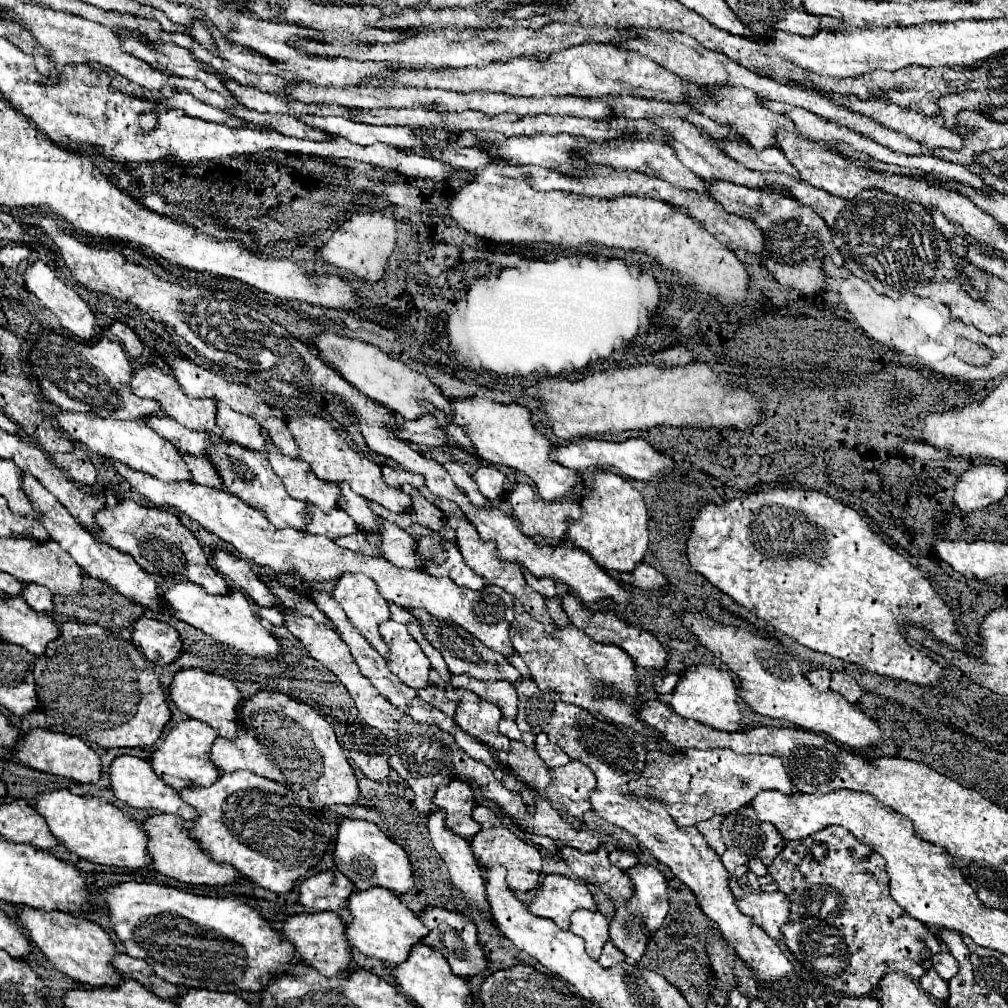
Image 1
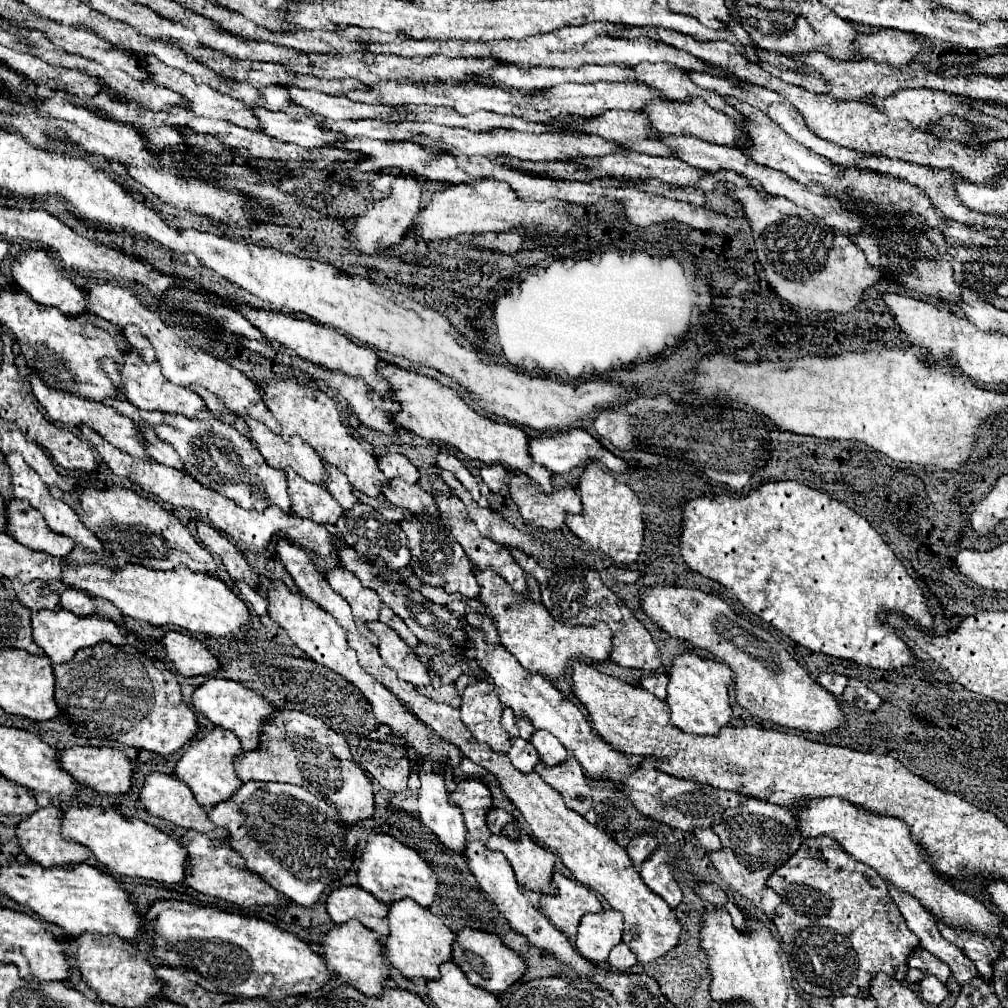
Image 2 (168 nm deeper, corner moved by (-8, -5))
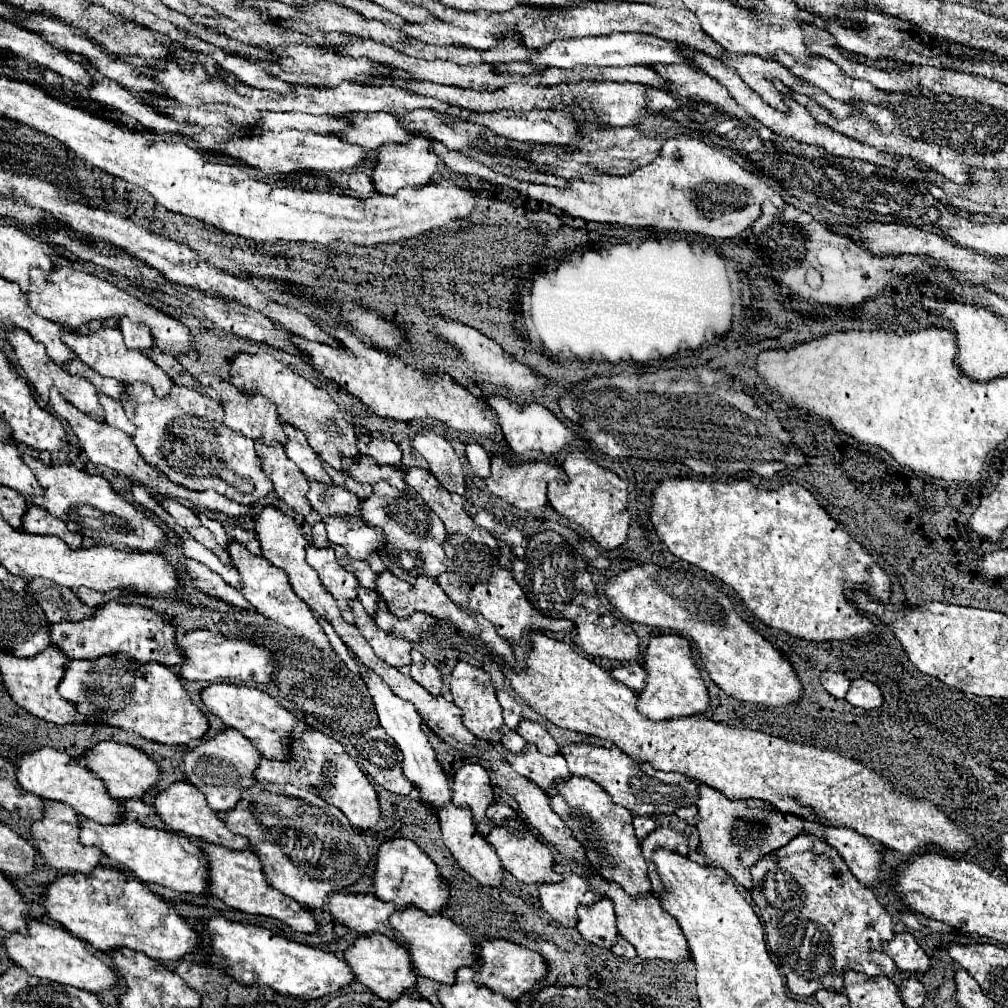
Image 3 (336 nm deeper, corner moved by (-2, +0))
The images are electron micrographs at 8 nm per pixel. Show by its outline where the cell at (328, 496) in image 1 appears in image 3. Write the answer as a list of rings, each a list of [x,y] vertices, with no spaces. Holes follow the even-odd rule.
[[[200,374],[198,380],[210,388],[214,388],[220,398],[222,398],[222,408],[224,408],[224,414],[226,414],[226,426],[236,430],[236,432],[242,432],[244,436],[256,440],[256,442],[264,442],[264,444],[269,445],[272,442],[278,442],[282,445],[288,442],[288,436],[284,432],[284,422],[280,420],[280,414],[276,410],[276,406],[272,402],[268,402],[264,396],[260,396],[258,392],[248,398],[244,396],[236,386],[232,386],[230,382],[222,380],[222,378],[216,378],[216,376],[206,376],[206,374]]]

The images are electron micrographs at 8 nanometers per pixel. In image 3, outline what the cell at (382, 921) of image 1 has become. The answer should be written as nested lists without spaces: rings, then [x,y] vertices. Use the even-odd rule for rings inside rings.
[[[408,906],[400,912],[394,912],[388,922],[396,932],[402,934],[406,950],[410,954],[412,970],[418,976],[430,978],[440,984],[452,984],[454,970],[476,964],[476,942],[460,926],[440,914],[430,916],[424,910],[418,910],[416,906]]]

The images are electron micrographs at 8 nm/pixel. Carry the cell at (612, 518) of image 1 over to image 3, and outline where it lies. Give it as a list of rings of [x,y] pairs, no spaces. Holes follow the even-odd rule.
[[[572,452],[566,456],[562,464],[568,484],[548,484],[548,500],[550,506],[566,516],[568,520],[582,526],[604,550],[614,550],[626,542],[630,514],[628,514],[628,492],[626,482],[614,472],[602,470],[596,462],[588,460],[582,452]]]

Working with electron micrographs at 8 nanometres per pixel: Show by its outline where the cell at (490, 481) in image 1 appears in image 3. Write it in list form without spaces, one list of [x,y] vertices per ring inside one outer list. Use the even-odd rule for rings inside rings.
[[[468,444],[466,446],[466,458],[470,472],[478,478],[488,478],[490,476],[490,462],[492,454],[488,454],[480,444]]]

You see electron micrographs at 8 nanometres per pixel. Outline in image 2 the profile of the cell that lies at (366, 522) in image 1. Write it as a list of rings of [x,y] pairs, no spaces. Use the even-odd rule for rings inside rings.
[[[324,463],[324,471],[326,471],[326,489],[344,511],[350,511],[352,505],[358,503],[358,497],[352,493],[352,485],[348,483],[346,475],[336,467],[330,467],[328,463]]]

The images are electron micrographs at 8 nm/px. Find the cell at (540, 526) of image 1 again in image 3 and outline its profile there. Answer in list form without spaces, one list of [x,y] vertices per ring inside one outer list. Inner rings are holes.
[[[494,456],[492,458],[492,474],[490,478],[486,480],[486,488],[500,496],[504,502],[508,502],[510,506],[518,508],[518,510],[542,510],[546,508],[548,504],[548,496],[546,496],[546,488],[548,488],[548,482],[552,480],[560,480],[560,482],[568,482],[564,470],[560,466],[552,466],[548,462],[542,462],[542,460],[532,460],[532,462],[510,462],[502,456]]]

